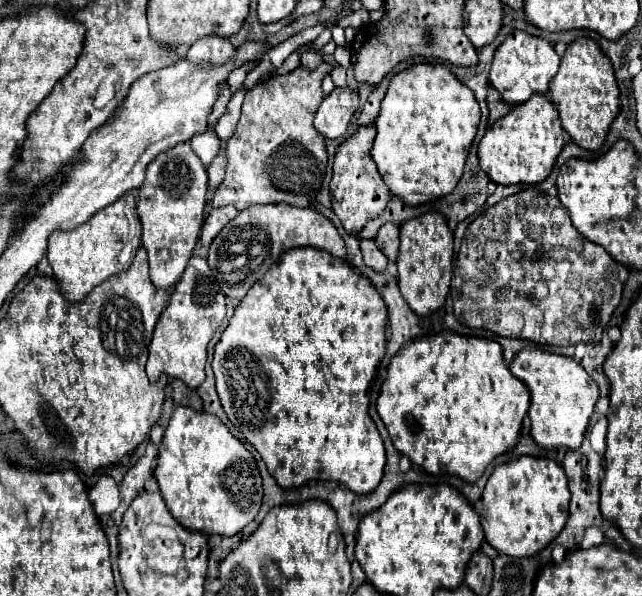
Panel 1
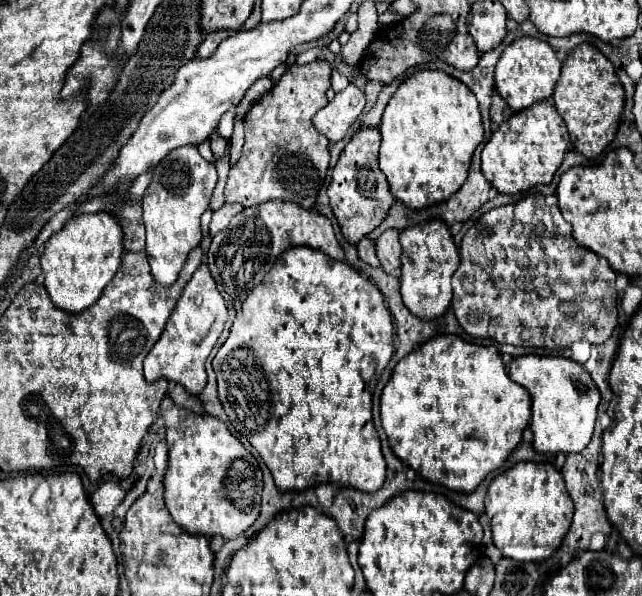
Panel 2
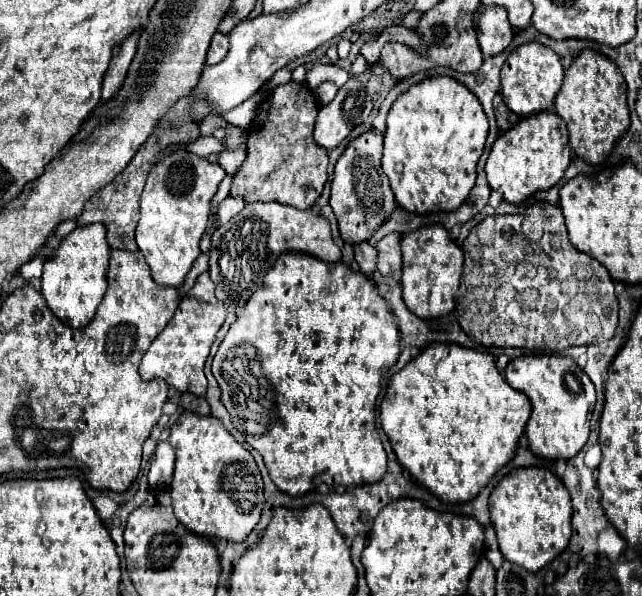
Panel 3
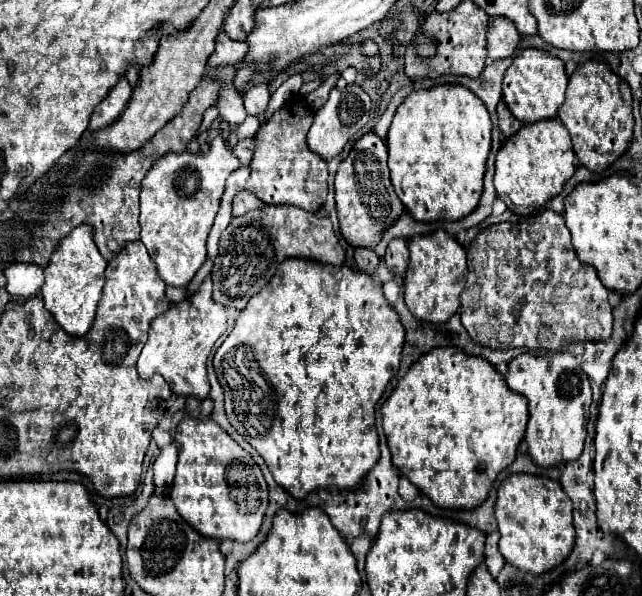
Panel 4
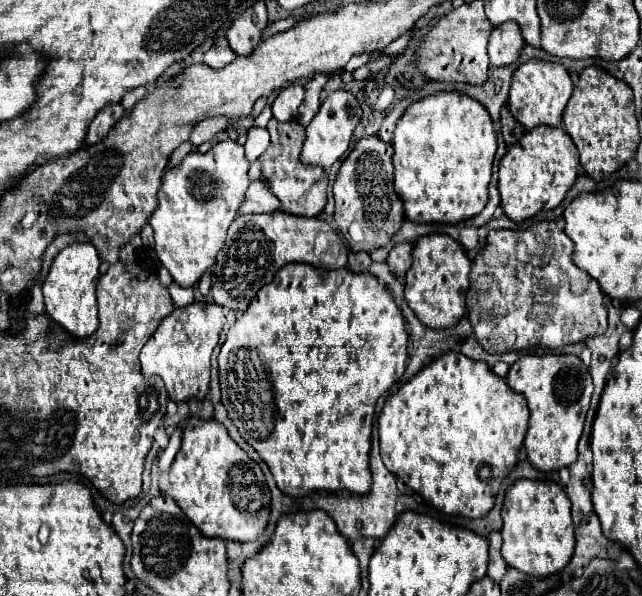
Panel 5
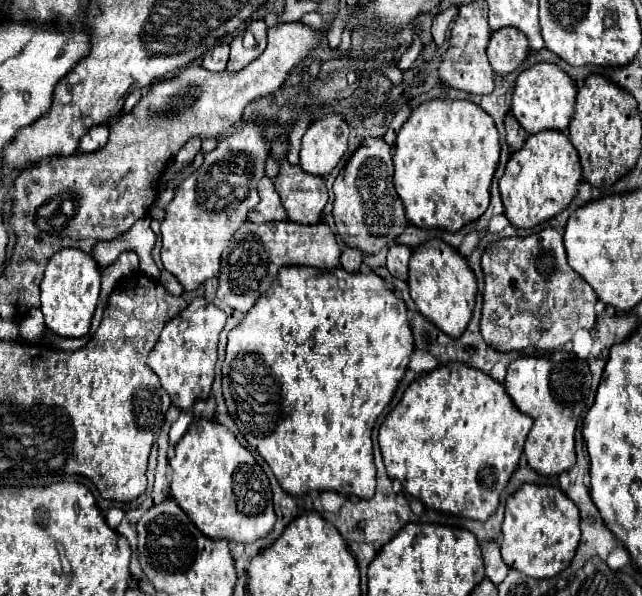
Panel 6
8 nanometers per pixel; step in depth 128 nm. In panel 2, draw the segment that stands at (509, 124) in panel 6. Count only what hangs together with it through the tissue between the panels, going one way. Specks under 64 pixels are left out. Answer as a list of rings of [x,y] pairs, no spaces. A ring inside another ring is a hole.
[[[498,92],[492,94],[492,108],[490,108],[490,118],[494,124],[502,124],[506,122],[510,116],[514,114],[512,108],[508,108],[508,104],[502,100],[502,96]]]

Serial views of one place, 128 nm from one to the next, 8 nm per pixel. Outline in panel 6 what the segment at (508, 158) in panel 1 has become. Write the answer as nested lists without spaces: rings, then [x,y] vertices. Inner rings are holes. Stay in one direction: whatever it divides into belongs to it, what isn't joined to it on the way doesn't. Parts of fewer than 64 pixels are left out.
[[[544,130],[528,136],[524,148],[514,152],[500,178],[500,194],[504,214],[516,228],[532,228],[560,214],[574,198],[582,178],[582,168],[576,148],[560,130]]]

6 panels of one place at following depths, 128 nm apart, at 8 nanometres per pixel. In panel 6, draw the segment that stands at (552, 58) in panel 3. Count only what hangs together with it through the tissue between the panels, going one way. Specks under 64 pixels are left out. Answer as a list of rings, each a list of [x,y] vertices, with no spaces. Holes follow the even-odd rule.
[[[534,64],[518,74],[514,96],[512,96],[512,114],[528,134],[542,130],[564,130],[574,114],[576,86],[572,78],[560,70],[556,64]]]

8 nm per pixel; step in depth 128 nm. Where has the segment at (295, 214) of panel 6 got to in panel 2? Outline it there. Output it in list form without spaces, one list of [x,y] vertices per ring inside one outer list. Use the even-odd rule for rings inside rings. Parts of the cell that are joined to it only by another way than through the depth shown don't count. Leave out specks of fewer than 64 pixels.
[[[314,60],[304,66],[294,64],[270,92],[252,104],[244,116],[246,142],[242,156],[230,166],[224,188],[226,202],[248,208],[270,200],[288,200],[302,208],[312,208],[330,164],[328,138],[316,132],[312,116],[328,104],[326,90],[332,70],[332,64],[326,60]]]

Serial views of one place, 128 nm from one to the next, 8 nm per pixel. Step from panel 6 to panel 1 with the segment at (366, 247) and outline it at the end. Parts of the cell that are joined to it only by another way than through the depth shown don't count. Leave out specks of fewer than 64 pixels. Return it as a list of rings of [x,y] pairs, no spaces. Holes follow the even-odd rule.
[[[374,124],[360,126],[350,138],[346,138],[334,156],[334,174],[330,182],[330,200],[332,200],[332,210],[340,218],[344,230],[348,234],[358,234],[368,220],[374,220],[380,212],[384,212],[386,202],[392,198],[388,186],[384,184],[376,164],[370,158],[370,148],[374,142],[376,130]]]

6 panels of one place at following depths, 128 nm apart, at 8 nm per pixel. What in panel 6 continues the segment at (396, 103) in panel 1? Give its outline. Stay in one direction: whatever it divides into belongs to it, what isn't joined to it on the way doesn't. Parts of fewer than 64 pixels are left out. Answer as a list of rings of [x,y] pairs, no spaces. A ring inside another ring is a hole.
[[[436,98],[422,102],[402,124],[394,148],[394,188],[404,204],[406,218],[420,228],[444,228],[458,232],[464,224],[478,220],[490,202],[490,182],[498,164],[500,142],[494,120],[468,100]]]

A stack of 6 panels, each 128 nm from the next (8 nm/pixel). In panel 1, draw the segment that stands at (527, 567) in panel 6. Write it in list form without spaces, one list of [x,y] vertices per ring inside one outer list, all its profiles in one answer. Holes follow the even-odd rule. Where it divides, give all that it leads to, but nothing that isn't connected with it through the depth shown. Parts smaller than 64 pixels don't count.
[[[520,456],[494,468],[486,482],[482,528],[486,540],[498,550],[498,554],[524,558],[534,556],[546,548],[564,528],[568,518],[568,480],[562,466],[550,458]]]

